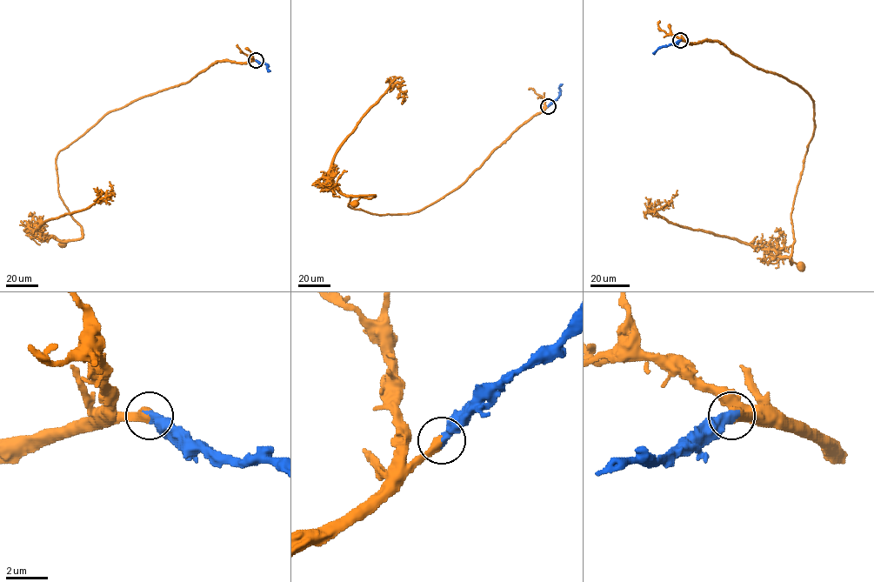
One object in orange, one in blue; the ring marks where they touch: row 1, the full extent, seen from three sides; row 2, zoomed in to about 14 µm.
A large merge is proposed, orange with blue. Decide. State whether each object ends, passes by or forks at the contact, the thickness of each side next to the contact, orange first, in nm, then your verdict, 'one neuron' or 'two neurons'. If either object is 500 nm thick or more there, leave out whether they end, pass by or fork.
orange ends | blue ends | 480/480 nm | one neuron

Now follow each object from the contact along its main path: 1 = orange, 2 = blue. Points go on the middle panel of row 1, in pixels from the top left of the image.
1: (548, 106), (457, 187), (416, 211), (376, 215), (348, 205), (354, 196), (372, 195), (354, 205)
2: (548, 106), (557, 98), (563, 83)

